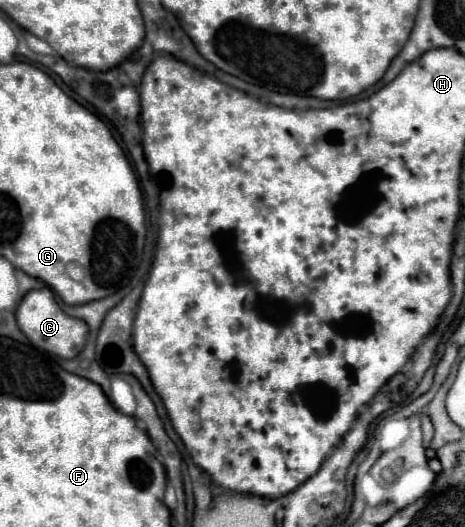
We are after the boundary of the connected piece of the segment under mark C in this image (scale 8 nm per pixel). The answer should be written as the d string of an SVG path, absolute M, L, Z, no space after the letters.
M41 287L41 289L31 289L23 301L19 303L17 311L17 325L21 327L21 331L27 335L27 339L47 351L47 353L53 353L53 355L59 355L63 359L73 359L81 353L81 349L85 347L85 339L87 339L87 333L89 333L89 327L83 319L77 319L77 317L69 317L61 307L59 303L55 301L55 295L49 287Z

